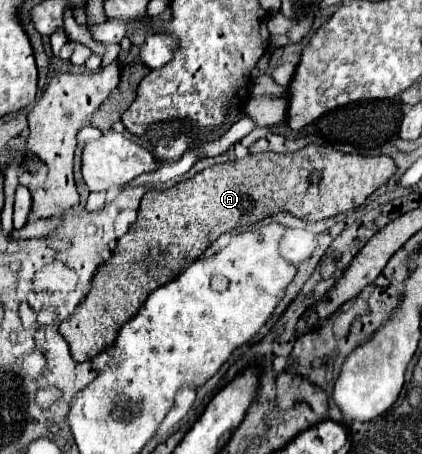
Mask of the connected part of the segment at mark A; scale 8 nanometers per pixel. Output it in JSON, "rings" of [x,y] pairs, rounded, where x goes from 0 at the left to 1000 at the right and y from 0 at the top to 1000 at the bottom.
{"rings":[[[730,319],[716,333],[678,337],[678,341],[640,337],[640,333],[607,341],[592,337],[578,350],[493,368],[479,381],[460,385],[455,394],[431,399],[393,421],[351,421],[336,434],[322,491],[303,504],[299,518],[280,526],[280,540],[256,584],[242,584],[223,606],[213,645],[180,676],[175,694],[142,711],[142,733],[166,760],[171,791],[185,800],[213,795],[232,778],[270,760],[289,716],[303,711],[327,689],[327,681],[341,672],[351,650],[365,637],[403,623],[417,610],[417,601],[436,597],[450,584],[450,566],[455,575],[464,575],[483,557],[483,548],[512,526],[512,504],[521,522],[536,509],[602,496],[659,465],[692,469],[735,491],[763,487],[787,474],[853,456],[872,438],[872,430],[882,430],[900,407],[910,407],[934,381],[938,381],[938,363],[915,341],[867,346],[848,337],[810,337],[768,319]]]}

